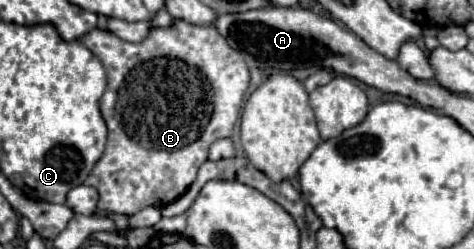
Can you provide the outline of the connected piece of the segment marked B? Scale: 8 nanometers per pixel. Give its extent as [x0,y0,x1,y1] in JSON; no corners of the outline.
[82,18,250,216]

